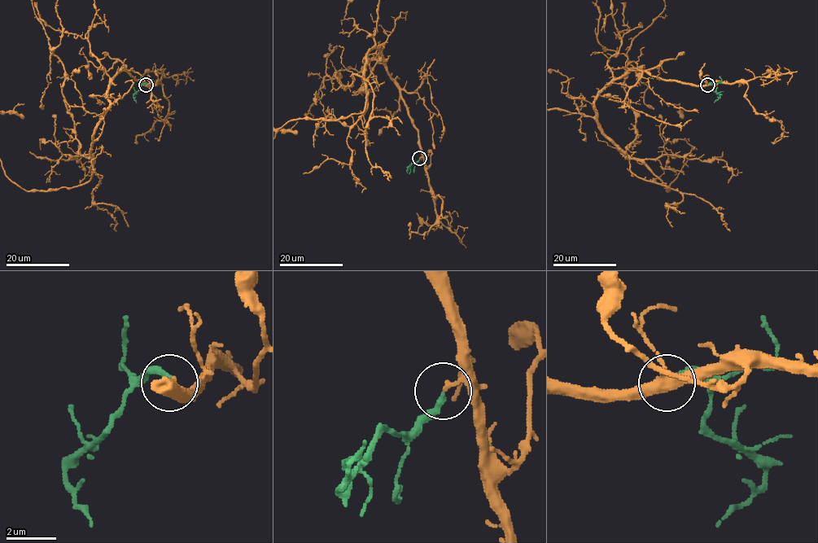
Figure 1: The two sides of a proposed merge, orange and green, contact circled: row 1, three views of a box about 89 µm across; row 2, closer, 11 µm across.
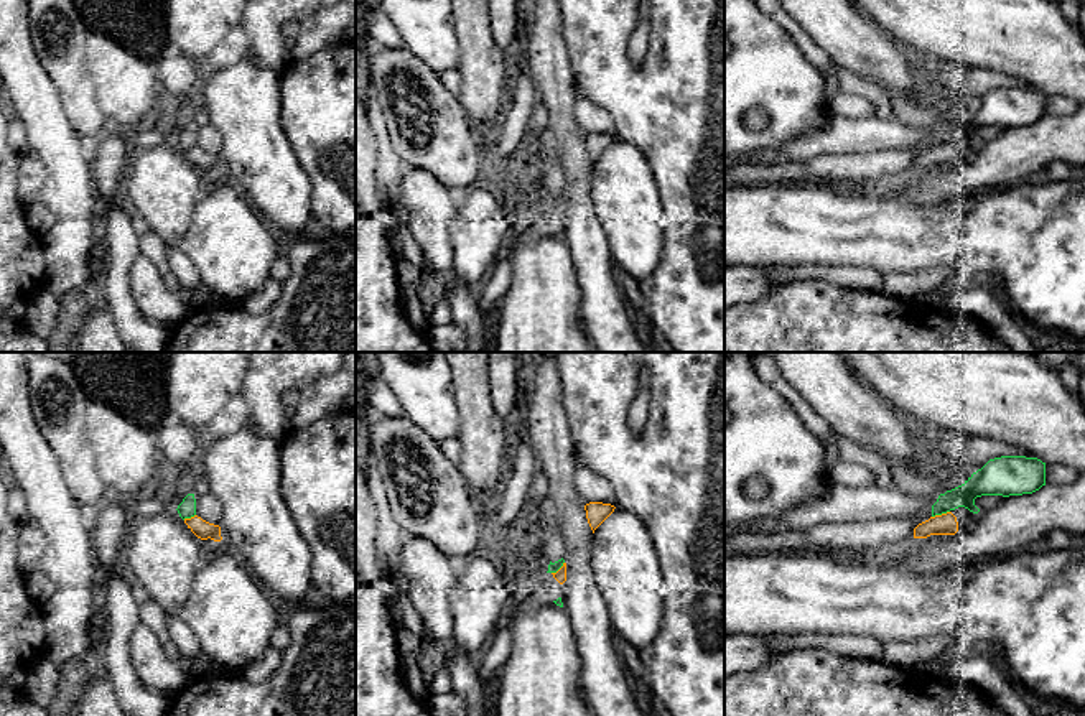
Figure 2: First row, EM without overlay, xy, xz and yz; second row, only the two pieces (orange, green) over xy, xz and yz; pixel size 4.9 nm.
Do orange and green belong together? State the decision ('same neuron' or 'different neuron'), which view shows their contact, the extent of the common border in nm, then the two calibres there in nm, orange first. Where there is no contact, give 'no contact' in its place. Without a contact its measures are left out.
different neuron | yz | 90 nm | 110/130 nm

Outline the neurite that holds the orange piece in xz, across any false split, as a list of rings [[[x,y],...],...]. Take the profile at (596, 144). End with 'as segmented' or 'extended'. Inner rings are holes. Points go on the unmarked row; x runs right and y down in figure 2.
[[[589,133],[584,137],[588,155],[594,161],[614,143],[614,137],[603,133]]]; as segmented

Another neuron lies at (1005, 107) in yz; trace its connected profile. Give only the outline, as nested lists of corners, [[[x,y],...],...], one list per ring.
[[[1026,87],[994,89],[973,104],[962,117],[940,125],[932,137],[932,148],[958,138],[978,145],[976,128],[1032,125],[1042,117],[1045,117],[1045,94],[1041,91]]]

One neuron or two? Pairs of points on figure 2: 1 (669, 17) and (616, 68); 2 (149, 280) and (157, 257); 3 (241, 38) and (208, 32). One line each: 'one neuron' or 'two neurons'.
1: one neuron
2: two neurons
3: two neurons

